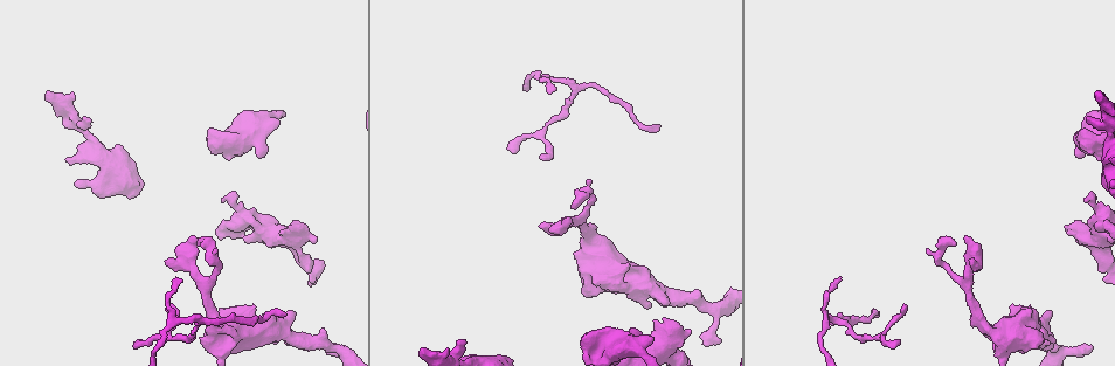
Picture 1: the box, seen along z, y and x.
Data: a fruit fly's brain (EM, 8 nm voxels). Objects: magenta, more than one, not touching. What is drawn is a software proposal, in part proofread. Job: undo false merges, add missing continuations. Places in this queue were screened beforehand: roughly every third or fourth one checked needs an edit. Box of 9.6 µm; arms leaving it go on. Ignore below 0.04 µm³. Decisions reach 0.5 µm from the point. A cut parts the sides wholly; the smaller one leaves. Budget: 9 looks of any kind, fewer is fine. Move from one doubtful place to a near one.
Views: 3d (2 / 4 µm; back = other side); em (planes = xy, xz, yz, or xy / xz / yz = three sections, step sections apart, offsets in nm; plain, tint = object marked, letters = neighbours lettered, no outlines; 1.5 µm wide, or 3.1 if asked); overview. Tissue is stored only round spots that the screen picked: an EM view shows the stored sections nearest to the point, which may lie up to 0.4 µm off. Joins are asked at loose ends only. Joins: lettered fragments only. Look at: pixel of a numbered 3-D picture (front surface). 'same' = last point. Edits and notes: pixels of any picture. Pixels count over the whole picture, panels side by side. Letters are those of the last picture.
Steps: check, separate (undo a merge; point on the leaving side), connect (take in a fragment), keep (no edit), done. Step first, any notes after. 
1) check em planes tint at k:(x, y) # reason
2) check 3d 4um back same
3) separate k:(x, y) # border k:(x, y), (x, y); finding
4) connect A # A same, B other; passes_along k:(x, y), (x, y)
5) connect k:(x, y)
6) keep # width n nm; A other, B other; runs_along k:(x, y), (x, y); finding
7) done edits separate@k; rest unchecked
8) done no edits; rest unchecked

check em planes letters at 1:(175, 276)

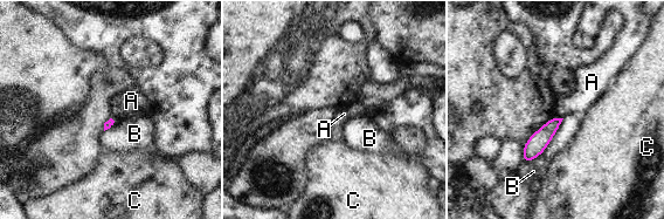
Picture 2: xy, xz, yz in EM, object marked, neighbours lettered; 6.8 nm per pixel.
keep # longest_contact B 420 nm; A other, B other, C other; border 2:(554, 116), (562, 118); none of them fits

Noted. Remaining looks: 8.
check em xz step 4 tint at 1:(1033, 314) # an open end

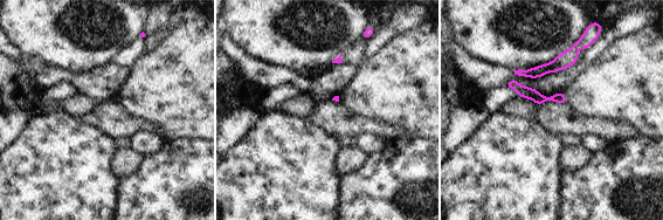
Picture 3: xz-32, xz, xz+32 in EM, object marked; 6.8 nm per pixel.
check em planes letters same

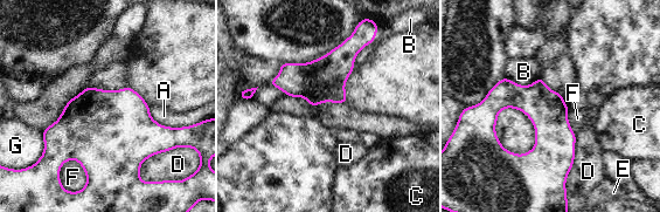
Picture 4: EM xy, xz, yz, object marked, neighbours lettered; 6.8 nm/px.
keep # A other, B other, C other, D other, E other, F other, G other; border 4:(66, 161), (82, 166), (84, 186); none of them fits

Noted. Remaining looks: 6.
check 3d 2um at 1:(708, 343) # an open end

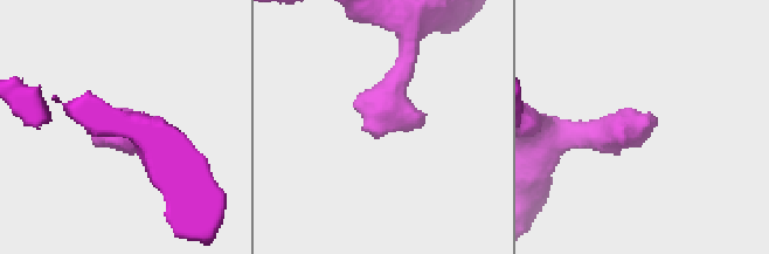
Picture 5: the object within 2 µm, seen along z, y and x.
check em planes plain at 5:(657, 119) # now the EM

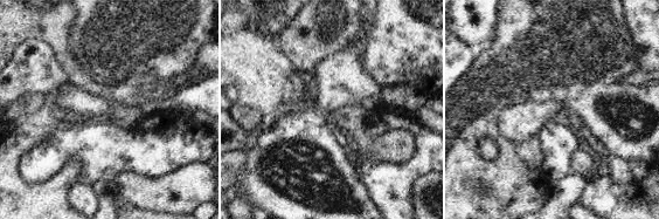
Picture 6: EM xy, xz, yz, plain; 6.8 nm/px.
check em planes letters same # see the neighbours

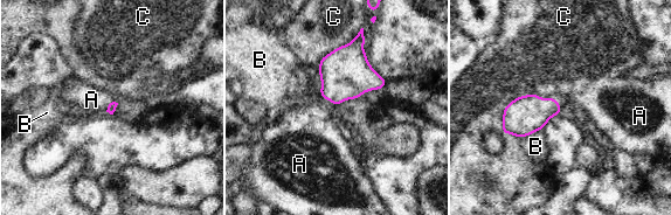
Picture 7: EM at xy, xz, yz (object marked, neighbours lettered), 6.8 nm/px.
connect 7:(310, 131) # A same, B other, C other; passes_along 7:(345, 73), (327, 99), (310, 131); it goes on there

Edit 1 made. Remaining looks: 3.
done edits connect@7; rest unchecked

